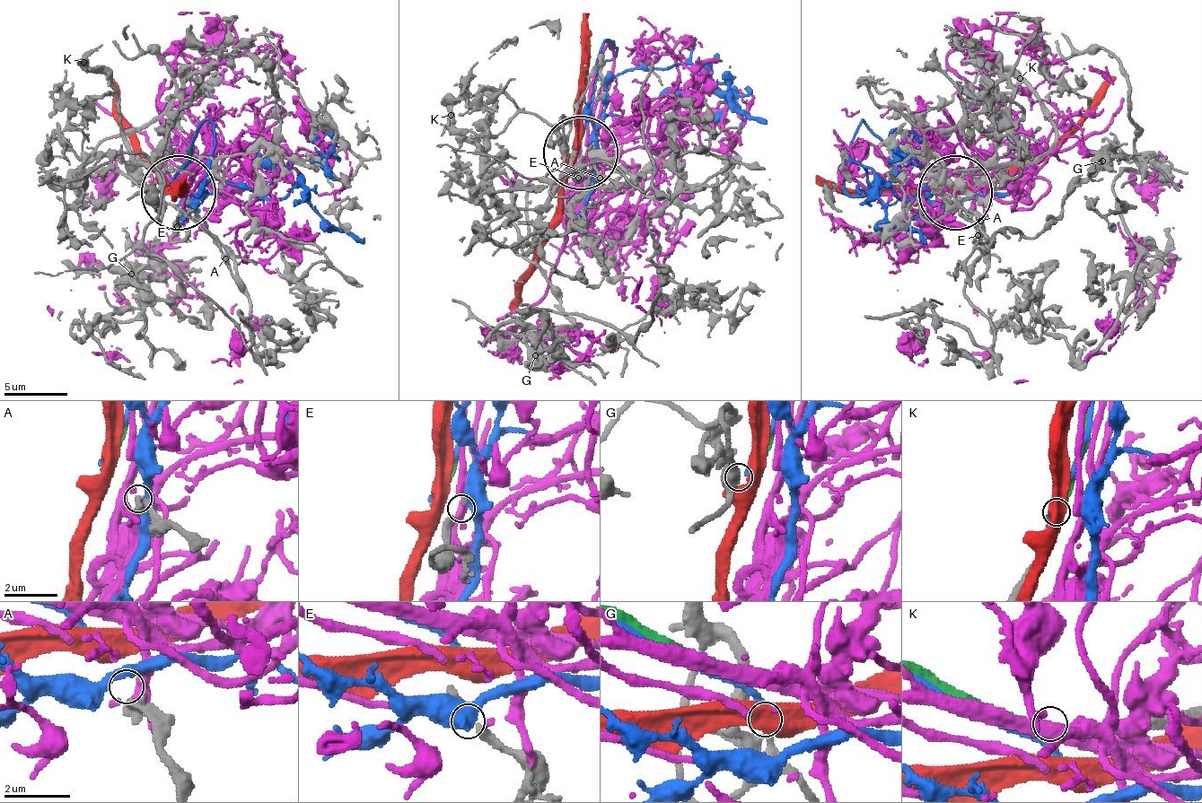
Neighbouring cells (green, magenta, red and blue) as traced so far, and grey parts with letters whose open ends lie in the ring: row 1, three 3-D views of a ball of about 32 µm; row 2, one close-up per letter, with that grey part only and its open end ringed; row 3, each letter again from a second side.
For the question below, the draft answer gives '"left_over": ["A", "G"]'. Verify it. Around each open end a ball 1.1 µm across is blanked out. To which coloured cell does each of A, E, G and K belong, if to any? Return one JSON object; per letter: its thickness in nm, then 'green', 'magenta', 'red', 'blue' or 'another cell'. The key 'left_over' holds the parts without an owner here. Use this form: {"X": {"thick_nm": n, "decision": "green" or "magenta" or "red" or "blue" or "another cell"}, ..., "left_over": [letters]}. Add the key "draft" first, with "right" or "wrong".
{"draft": "wrong", "A": {"thick_nm": 360, "decision": "another cell"}, "E": {"thick_nm": 180, "decision": "magenta"}, "G": {"thick_nm": 400, "decision": "blue"}, "K": {"thick_nm": 260, "decision": "green"}, "left_over": ["A"]}

